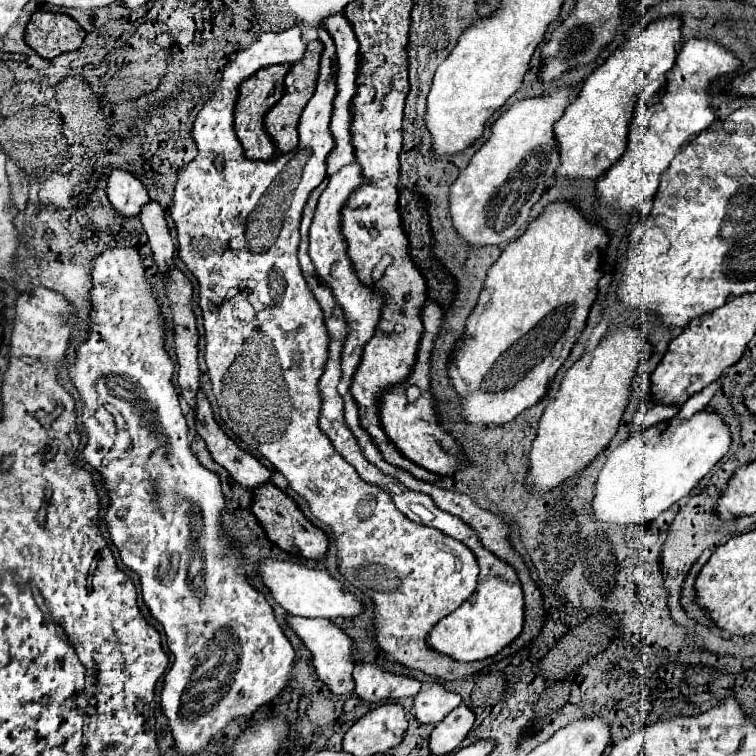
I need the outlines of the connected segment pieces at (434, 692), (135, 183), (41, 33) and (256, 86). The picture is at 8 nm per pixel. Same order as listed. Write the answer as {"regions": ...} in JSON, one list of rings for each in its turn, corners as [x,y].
{"regions":[[[[424,684],[414,698],[412,714],[422,724],[438,724],[462,702],[462,696],[446,690],[442,684]]],[[[112,170],[108,176],[108,198],[114,210],[124,218],[138,216],[142,206],[150,202],[144,184],[124,170]]],[[[38,10],[32,14],[26,26],[26,44],[42,58],[54,58],[58,54],[76,50],[86,32],[76,20],[62,12]]],[[[289,64],[272,65],[263,68],[258,74],[254,74],[254,78],[248,78],[240,86],[240,96],[238,96],[236,112],[234,112],[234,130],[236,130],[236,136],[238,136],[240,144],[242,144],[242,148],[244,148],[246,158],[250,158],[250,160],[268,162],[268,160],[278,156],[278,148],[276,148],[274,140],[270,138],[270,134],[264,128],[264,116],[284,96],[284,79],[289,69]]]]}

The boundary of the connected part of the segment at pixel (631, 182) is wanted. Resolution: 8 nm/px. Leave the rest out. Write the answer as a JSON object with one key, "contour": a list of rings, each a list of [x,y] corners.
{"contour":[[[710,36],[688,40],[676,56],[674,70],[668,74],[664,98],[646,110],[638,108],[630,126],[626,152],[614,166],[610,166],[610,170],[606,170],[604,178],[600,176],[596,180],[596,192],[602,202],[630,214],[632,210],[638,210],[640,204],[654,200],[660,178],[668,170],[672,158],[682,150],[682,146],[686,146],[716,120],[716,108],[712,106],[714,94],[710,92],[712,82],[740,70],[742,66],[744,62],[734,52]]]}

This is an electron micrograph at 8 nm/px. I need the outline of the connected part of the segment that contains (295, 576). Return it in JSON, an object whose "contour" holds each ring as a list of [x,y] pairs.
{"contour":[[[264,560],[260,564],[260,576],[262,582],[270,588],[274,600],[294,616],[304,616],[304,618],[354,618],[364,612],[362,600],[350,592],[340,580],[332,578],[328,572],[318,572],[310,570],[300,564],[284,562],[284,560]]]}

